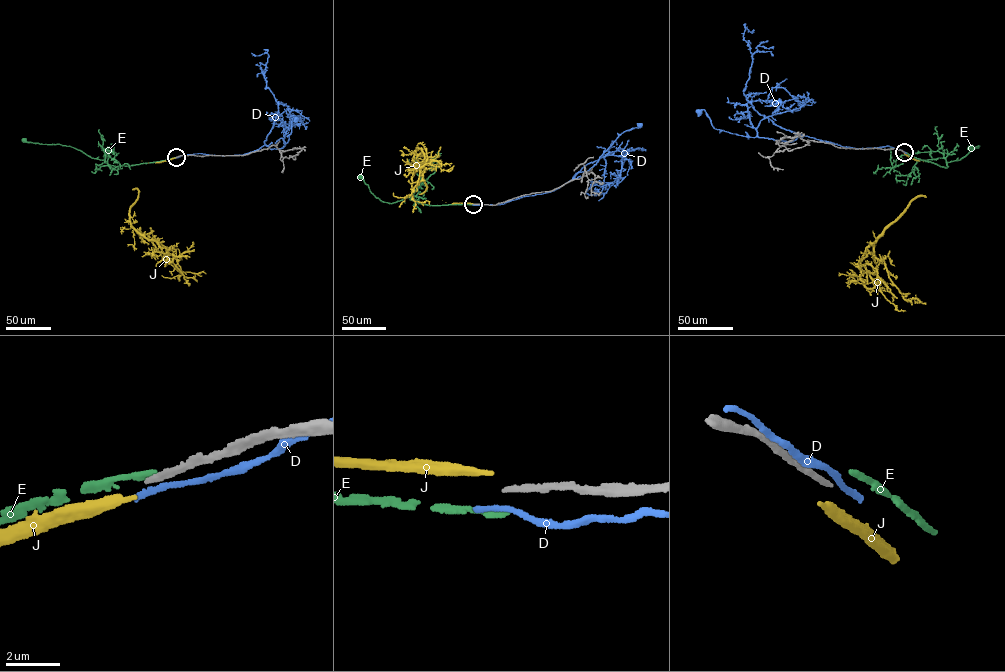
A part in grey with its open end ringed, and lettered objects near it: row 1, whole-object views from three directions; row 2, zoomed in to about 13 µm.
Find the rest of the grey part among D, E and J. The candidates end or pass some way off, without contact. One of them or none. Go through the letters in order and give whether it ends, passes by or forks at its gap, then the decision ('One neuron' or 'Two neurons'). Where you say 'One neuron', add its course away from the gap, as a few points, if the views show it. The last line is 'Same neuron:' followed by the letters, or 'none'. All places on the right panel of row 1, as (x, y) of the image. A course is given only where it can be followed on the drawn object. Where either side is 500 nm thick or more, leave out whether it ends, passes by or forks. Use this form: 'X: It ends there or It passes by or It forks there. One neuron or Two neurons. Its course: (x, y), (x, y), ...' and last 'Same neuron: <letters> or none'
D: It ends there. Two neurons
E: It ends there. Two neurons
J: It ends there. Two neurons
Same neuron: none

